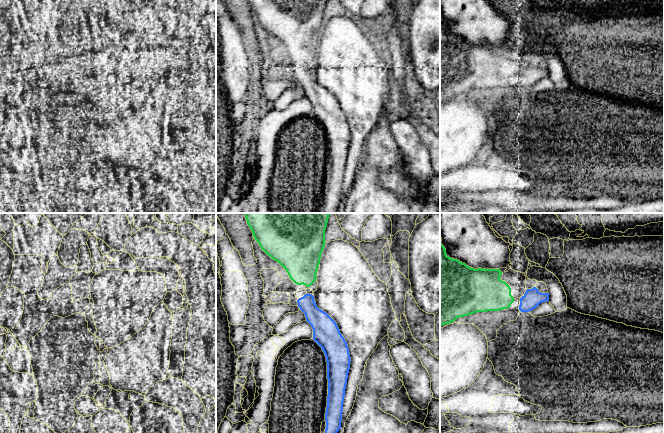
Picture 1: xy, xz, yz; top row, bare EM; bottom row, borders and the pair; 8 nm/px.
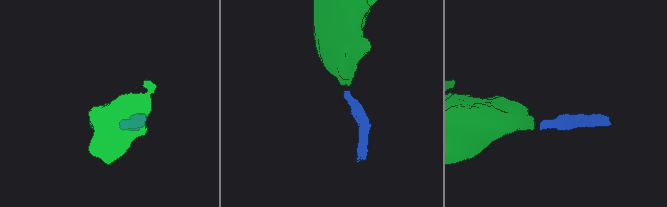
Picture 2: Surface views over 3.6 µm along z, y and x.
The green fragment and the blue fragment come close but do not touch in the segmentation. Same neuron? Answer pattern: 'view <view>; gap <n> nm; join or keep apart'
view xz; gap 60 nm; join

